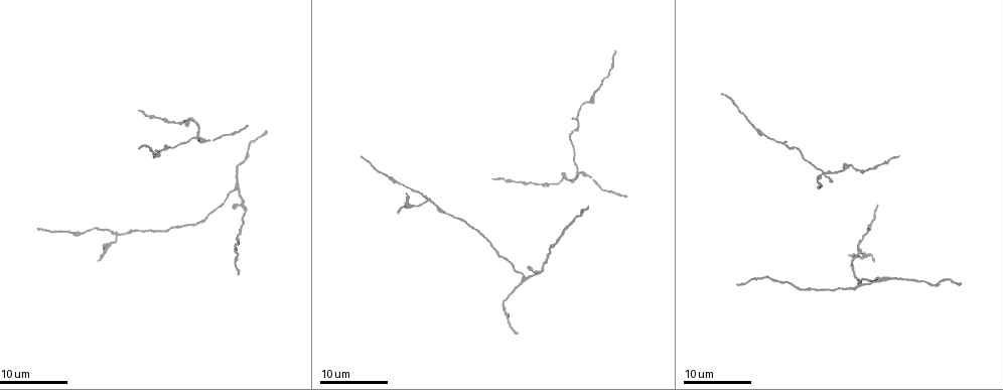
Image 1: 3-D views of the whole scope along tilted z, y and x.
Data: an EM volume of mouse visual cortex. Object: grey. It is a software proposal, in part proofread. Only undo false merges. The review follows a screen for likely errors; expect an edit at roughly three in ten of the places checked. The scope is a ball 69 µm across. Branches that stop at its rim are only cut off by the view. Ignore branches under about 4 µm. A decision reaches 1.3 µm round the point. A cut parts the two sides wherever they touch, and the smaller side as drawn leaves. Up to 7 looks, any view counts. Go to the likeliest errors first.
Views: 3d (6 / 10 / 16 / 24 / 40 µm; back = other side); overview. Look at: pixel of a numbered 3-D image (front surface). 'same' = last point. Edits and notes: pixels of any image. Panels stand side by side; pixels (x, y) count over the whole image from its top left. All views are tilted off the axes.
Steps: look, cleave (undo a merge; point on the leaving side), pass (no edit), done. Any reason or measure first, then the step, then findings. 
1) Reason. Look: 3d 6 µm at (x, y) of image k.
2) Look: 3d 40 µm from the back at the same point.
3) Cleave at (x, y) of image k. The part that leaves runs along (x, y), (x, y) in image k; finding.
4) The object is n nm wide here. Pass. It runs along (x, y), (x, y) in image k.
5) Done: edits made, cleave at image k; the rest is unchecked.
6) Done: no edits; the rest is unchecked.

Four-way junction. Look: 3d 24 µm at (823, 171) of image 1.

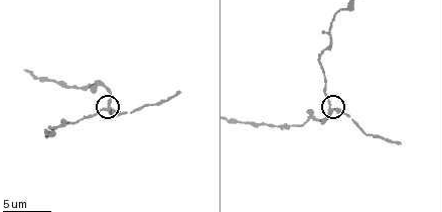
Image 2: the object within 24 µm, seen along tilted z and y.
Look: 3d 10 µm at (109, 109) of image 2.

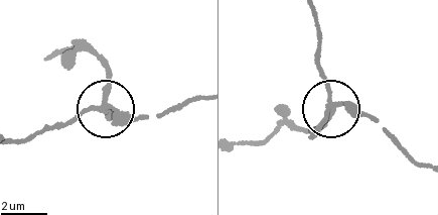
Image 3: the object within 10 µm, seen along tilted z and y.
4 arms meet here. Cleave at (76, 117) of image 3. A second neuron is stuck on.

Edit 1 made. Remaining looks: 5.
Branch point. Look: 3d 16 µm at (115, 233) of image 1.

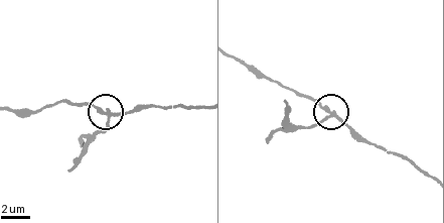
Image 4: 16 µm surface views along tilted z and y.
Look: 3d 6 µm at (331, 113) of image 4.

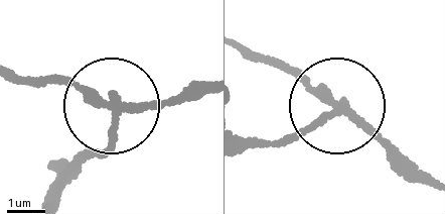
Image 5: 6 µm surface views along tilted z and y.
The object is 200 nm wide here. Cleave at (273, 144) of image 5. The part that leaves runs along (319, 114), (270, 140), (244, 137) in image 5; two neurons meet here.

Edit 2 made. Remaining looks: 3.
Look: 3d 6 µm at (98, 80) of image 2.

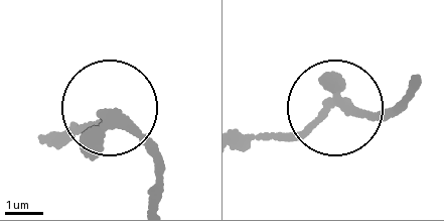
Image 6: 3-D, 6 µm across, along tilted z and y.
3 arms meet here. Pass. Continuous, no second neuron.

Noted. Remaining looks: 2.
Done: edits made, cleave at image 3, cleave at image 5; the rest is unchecked.

